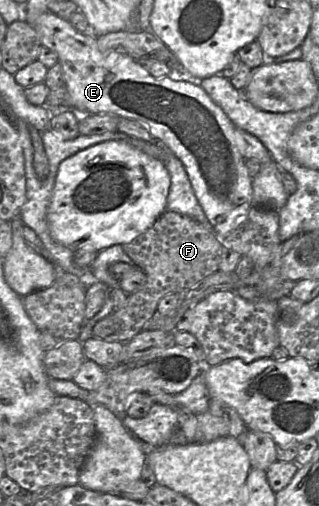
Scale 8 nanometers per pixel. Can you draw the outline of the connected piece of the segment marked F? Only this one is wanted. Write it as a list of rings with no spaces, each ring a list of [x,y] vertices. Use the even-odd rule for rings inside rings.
[[[166,210],[153,225],[133,241],[123,245],[126,255],[146,275],[145,285],[128,294],[125,305],[98,321],[93,338],[106,342],[127,342],[145,329],[145,323],[157,311],[162,297],[191,289],[204,278],[218,271],[222,240],[212,230],[205,229],[194,219]]]

